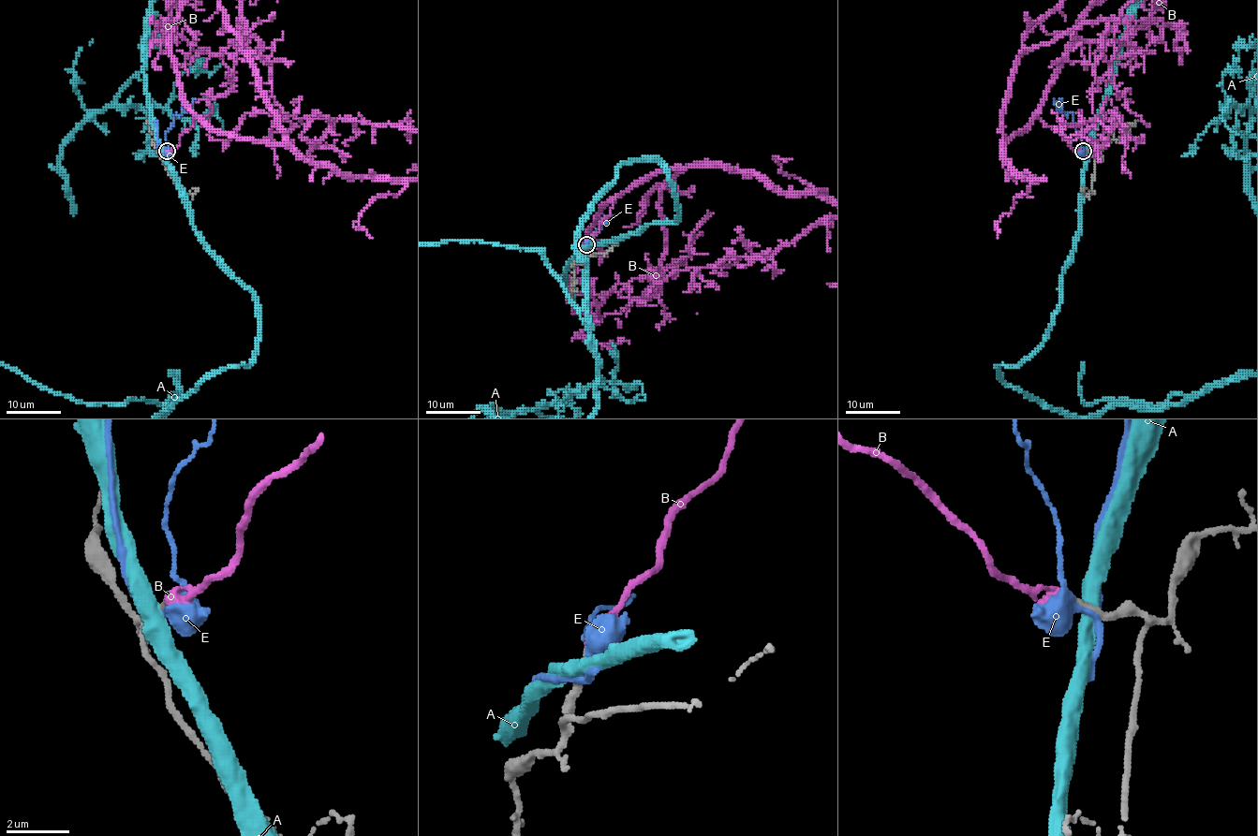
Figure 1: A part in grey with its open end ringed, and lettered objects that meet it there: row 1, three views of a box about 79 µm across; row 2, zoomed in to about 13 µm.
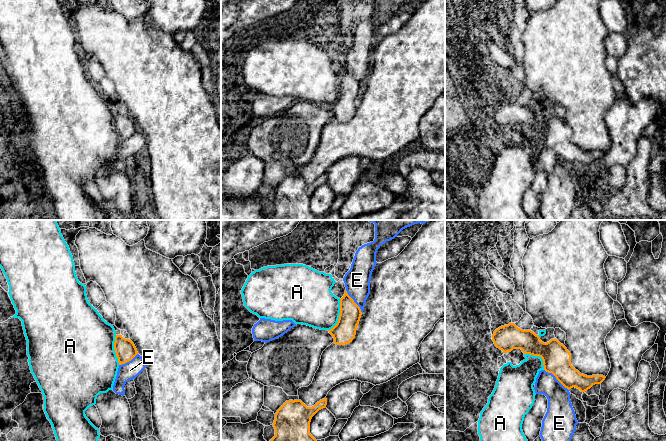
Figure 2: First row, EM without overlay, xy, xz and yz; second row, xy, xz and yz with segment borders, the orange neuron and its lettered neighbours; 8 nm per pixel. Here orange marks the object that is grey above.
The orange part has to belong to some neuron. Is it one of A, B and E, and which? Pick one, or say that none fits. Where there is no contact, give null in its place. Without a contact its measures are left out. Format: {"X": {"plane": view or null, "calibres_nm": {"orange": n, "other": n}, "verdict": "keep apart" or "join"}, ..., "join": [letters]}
{"A": {"plane": "xz", "calibres_nm": {"orange": 180, "other": 360}, "verdict": "keep apart"}, "B": {"plane": null, "verdict": "join"}, "E": {"plane": "yz", "calibres_nm": {"orange": 220, "other": 190}, "verdict": "keep apart"}, "join": ["B"]}

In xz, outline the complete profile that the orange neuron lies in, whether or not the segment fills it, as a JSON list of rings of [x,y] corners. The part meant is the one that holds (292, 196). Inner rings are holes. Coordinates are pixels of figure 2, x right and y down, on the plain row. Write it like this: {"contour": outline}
{"contour": [[[326,174],[312,183],[307,183],[301,176],[286,177],[275,190],[275,212],[268,220],[317,220],[310,210],[310,198],[326,181]]]}

